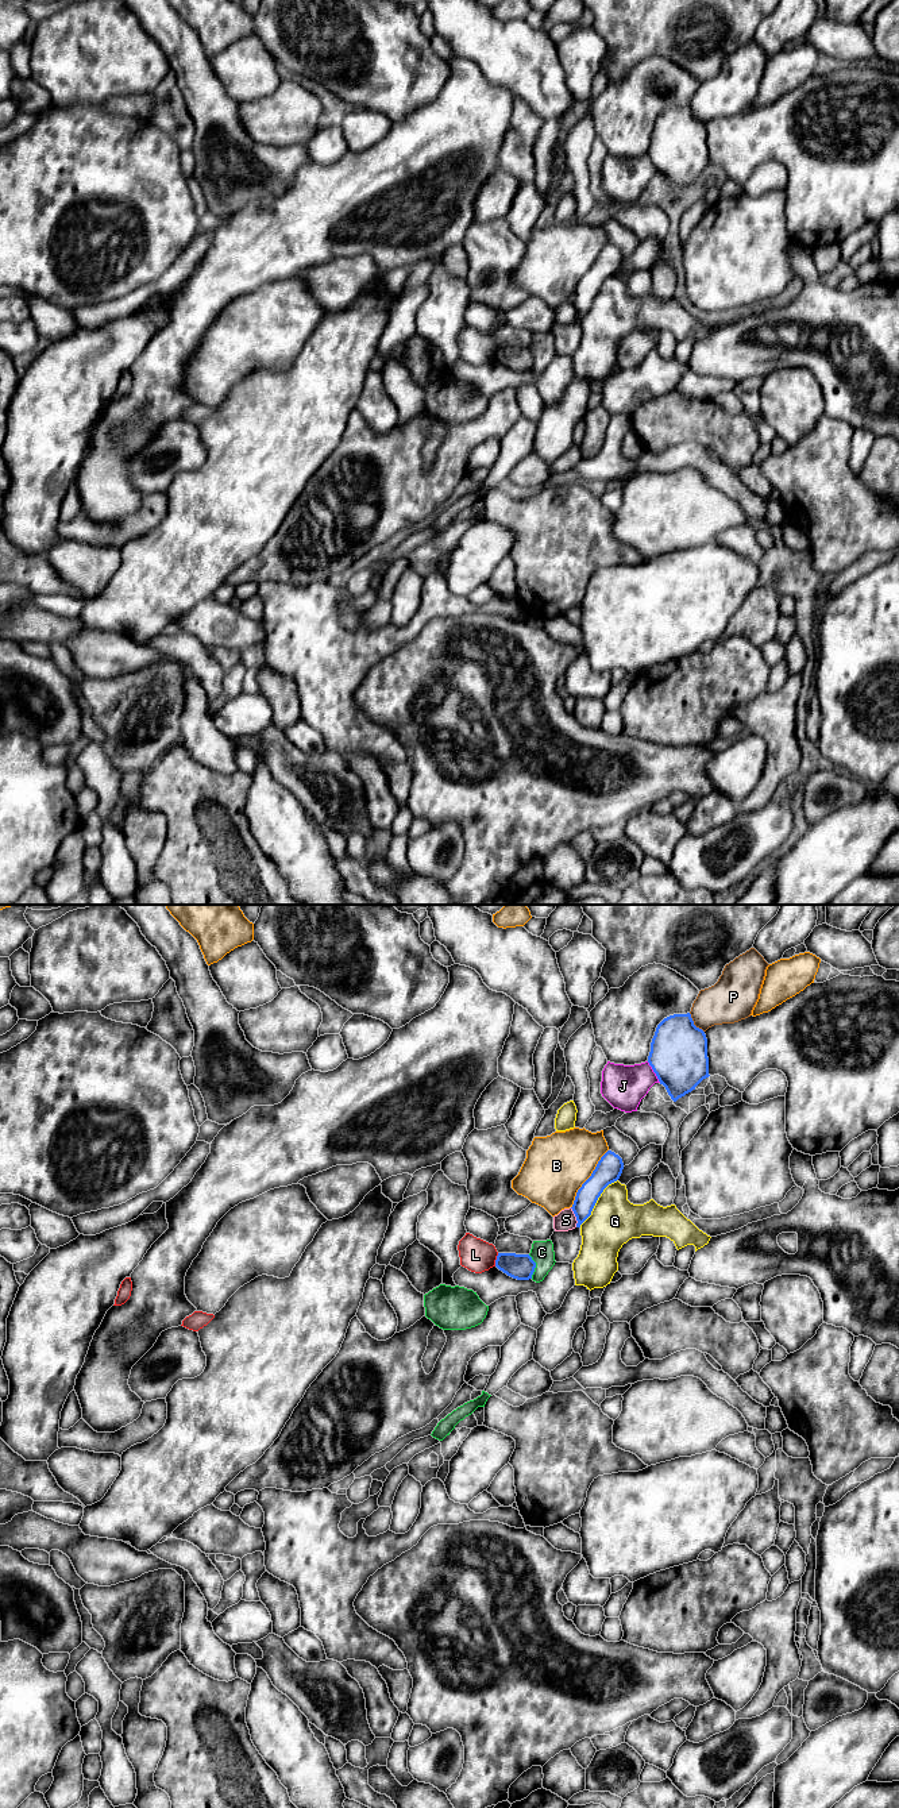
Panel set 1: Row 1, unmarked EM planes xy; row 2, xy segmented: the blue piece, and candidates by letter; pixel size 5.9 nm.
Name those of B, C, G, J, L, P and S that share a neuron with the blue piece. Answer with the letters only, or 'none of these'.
none of these

